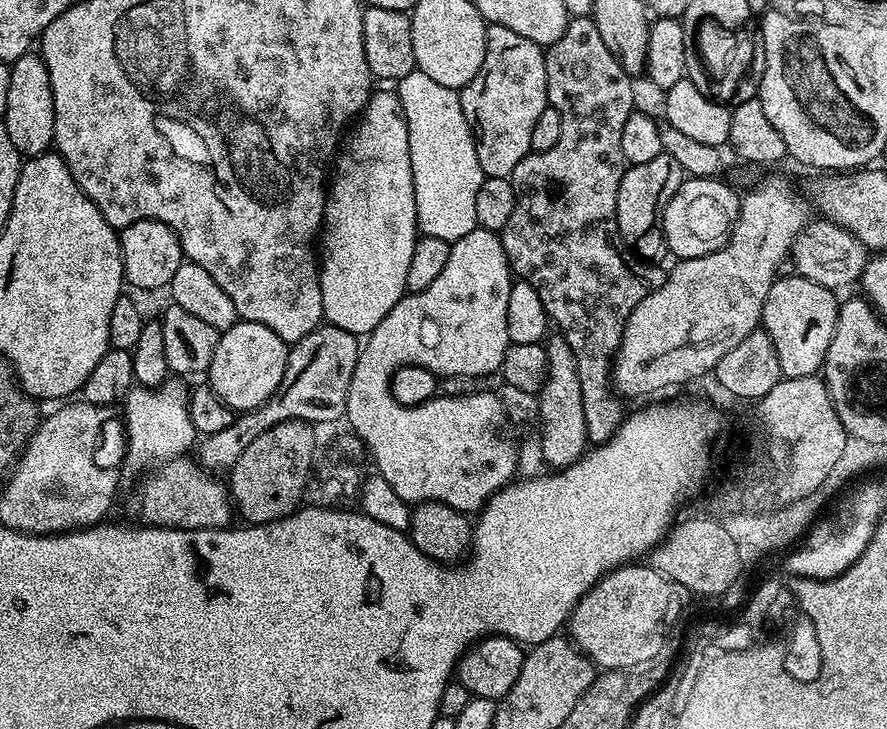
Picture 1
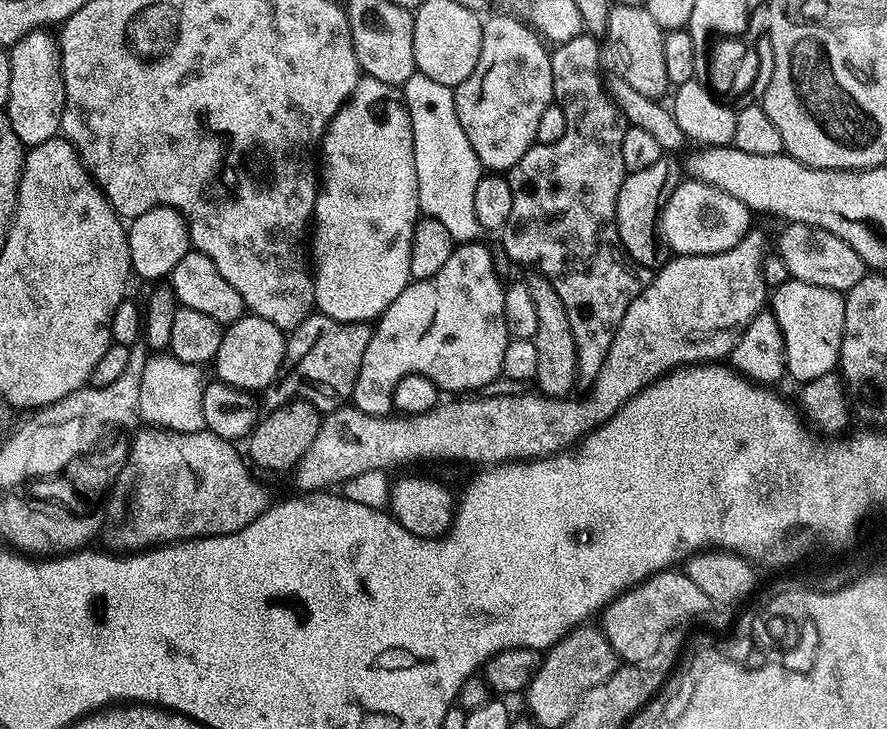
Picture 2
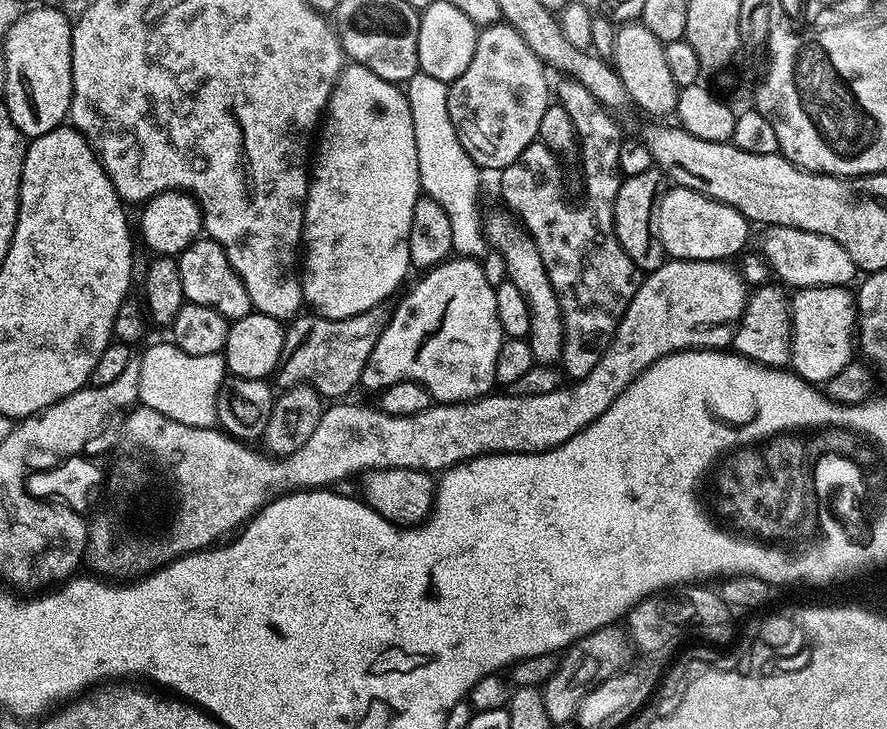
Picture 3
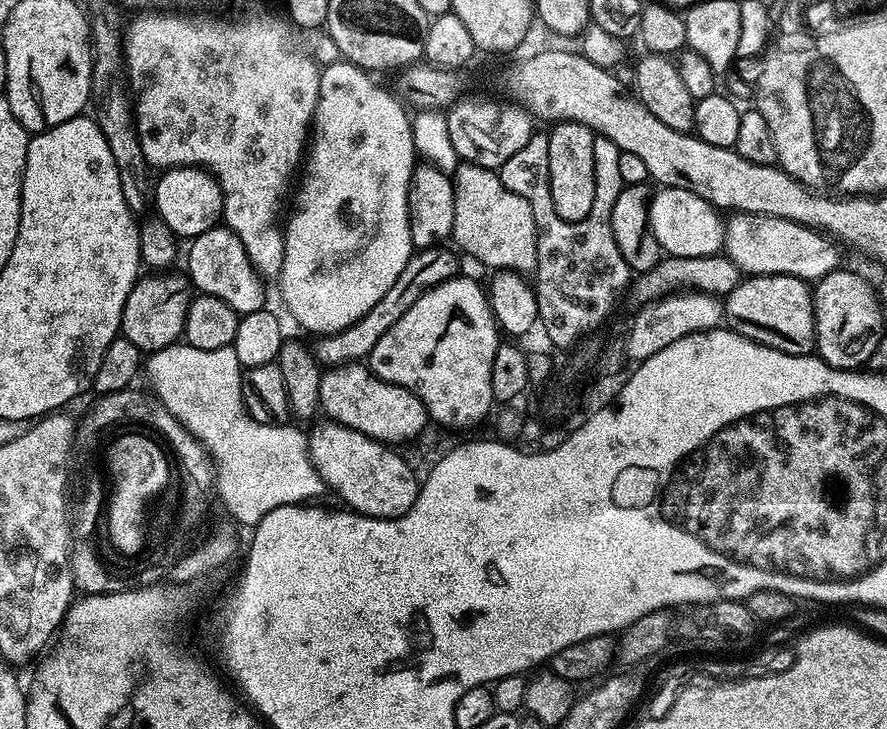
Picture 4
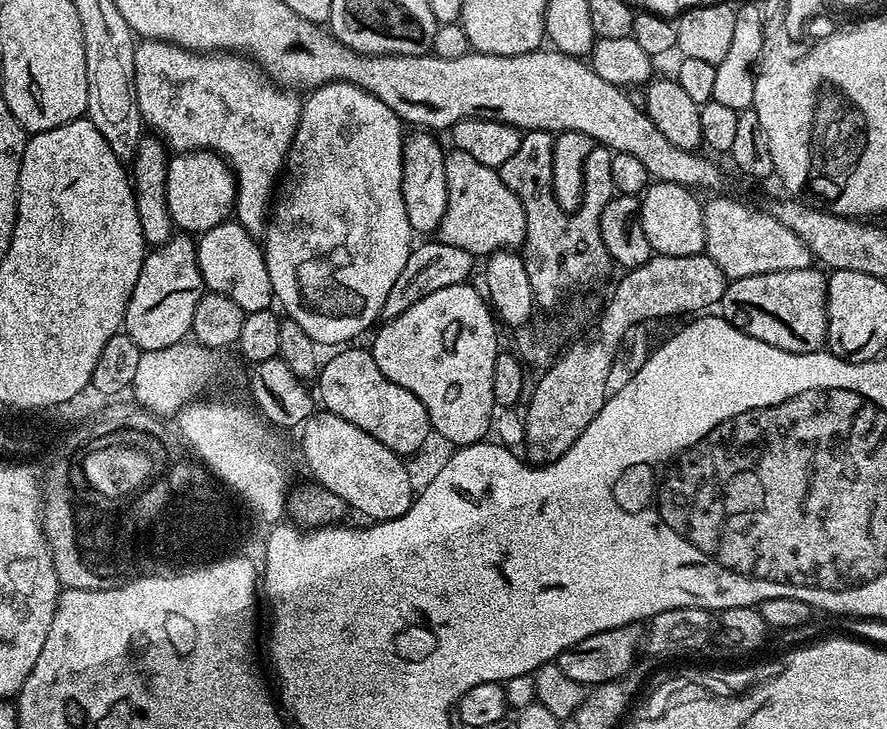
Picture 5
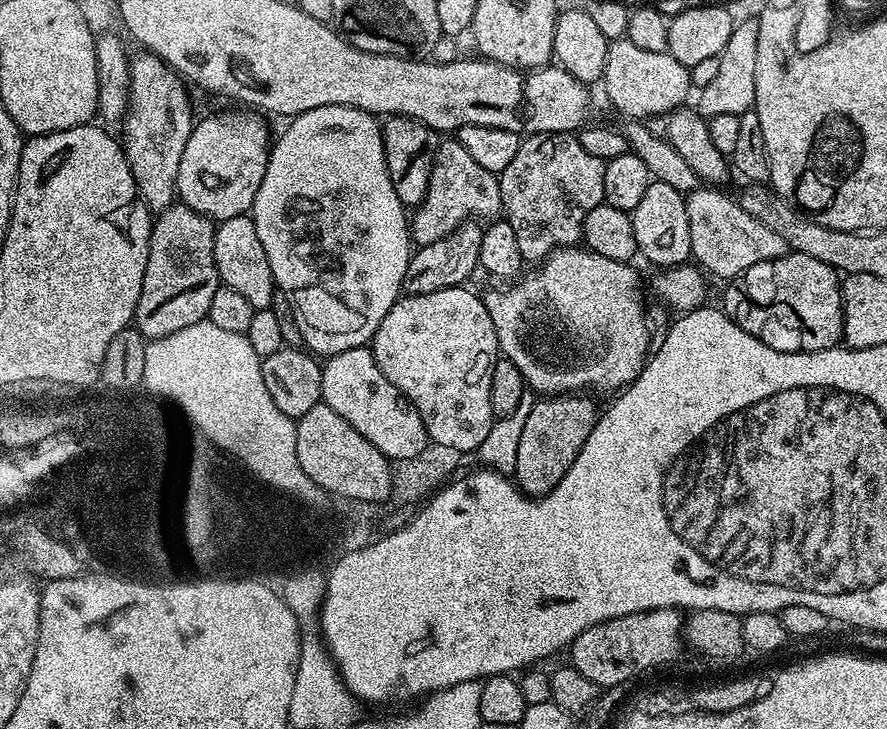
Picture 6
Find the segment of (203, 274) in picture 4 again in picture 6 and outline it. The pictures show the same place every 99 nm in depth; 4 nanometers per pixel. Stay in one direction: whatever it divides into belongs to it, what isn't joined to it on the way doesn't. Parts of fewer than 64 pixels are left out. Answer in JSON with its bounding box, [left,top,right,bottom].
[214,215,276,309]

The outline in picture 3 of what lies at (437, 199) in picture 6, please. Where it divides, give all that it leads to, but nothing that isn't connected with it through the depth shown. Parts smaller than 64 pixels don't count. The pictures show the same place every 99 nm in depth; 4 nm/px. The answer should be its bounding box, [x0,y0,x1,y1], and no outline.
[482,210,564,365]

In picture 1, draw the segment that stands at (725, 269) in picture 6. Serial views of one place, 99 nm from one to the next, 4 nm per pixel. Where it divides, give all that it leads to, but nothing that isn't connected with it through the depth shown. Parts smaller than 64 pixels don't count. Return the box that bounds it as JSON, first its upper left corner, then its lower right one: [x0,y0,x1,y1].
[790,218,870,290]

